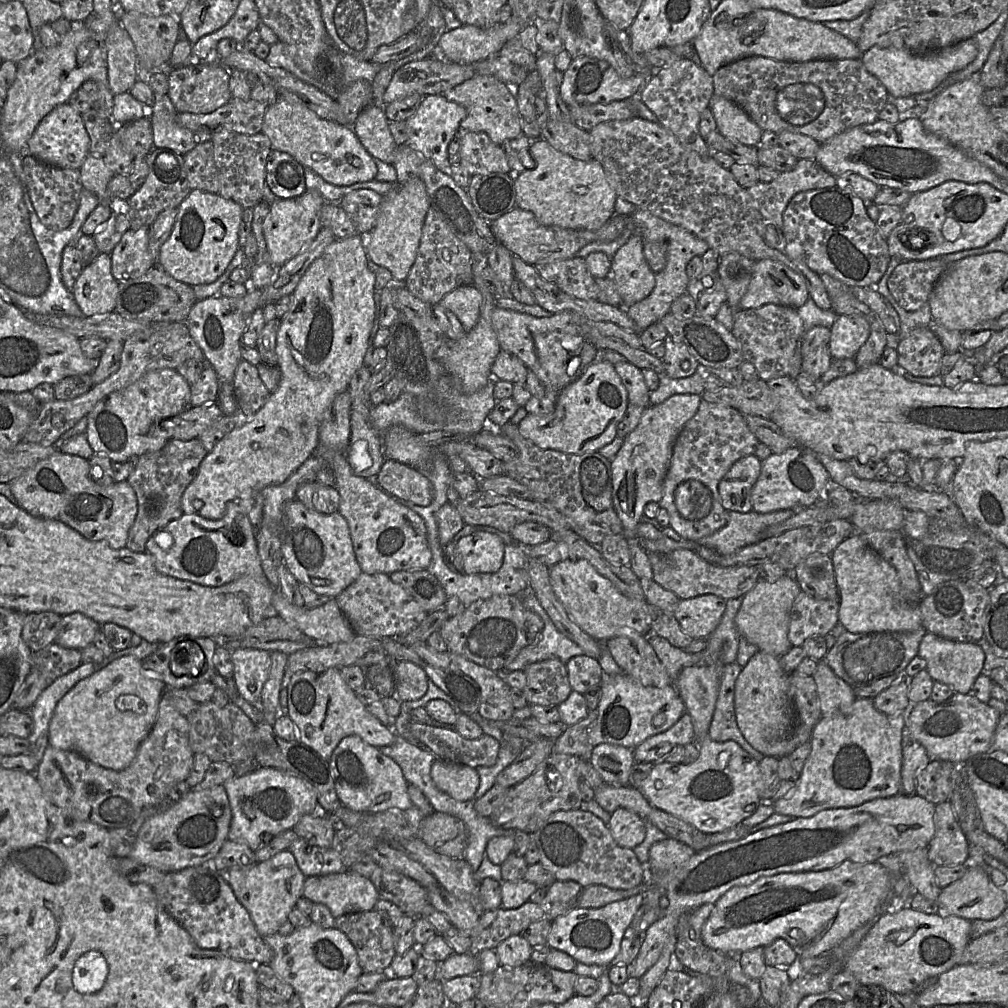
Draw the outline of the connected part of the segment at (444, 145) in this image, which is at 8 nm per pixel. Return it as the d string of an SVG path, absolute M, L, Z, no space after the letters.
M442 94L423 96L414 115L405 121L409 134L407 145L432 160L438 169L449 175L452 164L448 156L448 146L458 134L460 123L466 114L465 107L448 100Z

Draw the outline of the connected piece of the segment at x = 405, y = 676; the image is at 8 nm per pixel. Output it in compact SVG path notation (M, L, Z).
M409 661L394 662L394 696L401 701L418 700L428 689L429 677L424 669Z

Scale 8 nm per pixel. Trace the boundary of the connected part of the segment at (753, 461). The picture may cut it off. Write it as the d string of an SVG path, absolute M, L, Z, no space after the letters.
M755 455L736 461L718 484L723 507L727 511L752 511L751 491L761 473L762 461Z

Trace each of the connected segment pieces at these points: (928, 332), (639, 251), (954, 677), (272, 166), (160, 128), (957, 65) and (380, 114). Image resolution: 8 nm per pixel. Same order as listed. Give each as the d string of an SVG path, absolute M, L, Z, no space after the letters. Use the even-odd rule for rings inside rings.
M929 326L913 329L897 348L898 363L914 376L932 377L940 374L941 359L946 351L940 339Z
M633 234L627 242L620 247L611 258L612 278L618 294L621 298L621 305L618 307L625 312L635 303L646 298L655 287L655 273L649 267L643 253L643 238L638 234Z
M931 632L923 636L918 655L926 660L925 670L934 681L948 685L954 692L968 694L977 677L984 672L985 654L977 643L959 642Z
M271 150L268 155L265 184L281 199L298 197L307 190L303 166L278 150Z
M154 94L151 123L153 142L156 148L167 148L185 155L199 143L210 140L209 133L194 133L183 127L178 119L178 111L167 95Z
M975 36L928 54L912 54L896 48L872 46L862 53L860 60L869 73L875 76L893 97L908 97L928 92L949 75L962 70L976 58L978 44Z
M371 104L363 108L351 128L374 159L393 164L399 145L390 132L383 106Z

